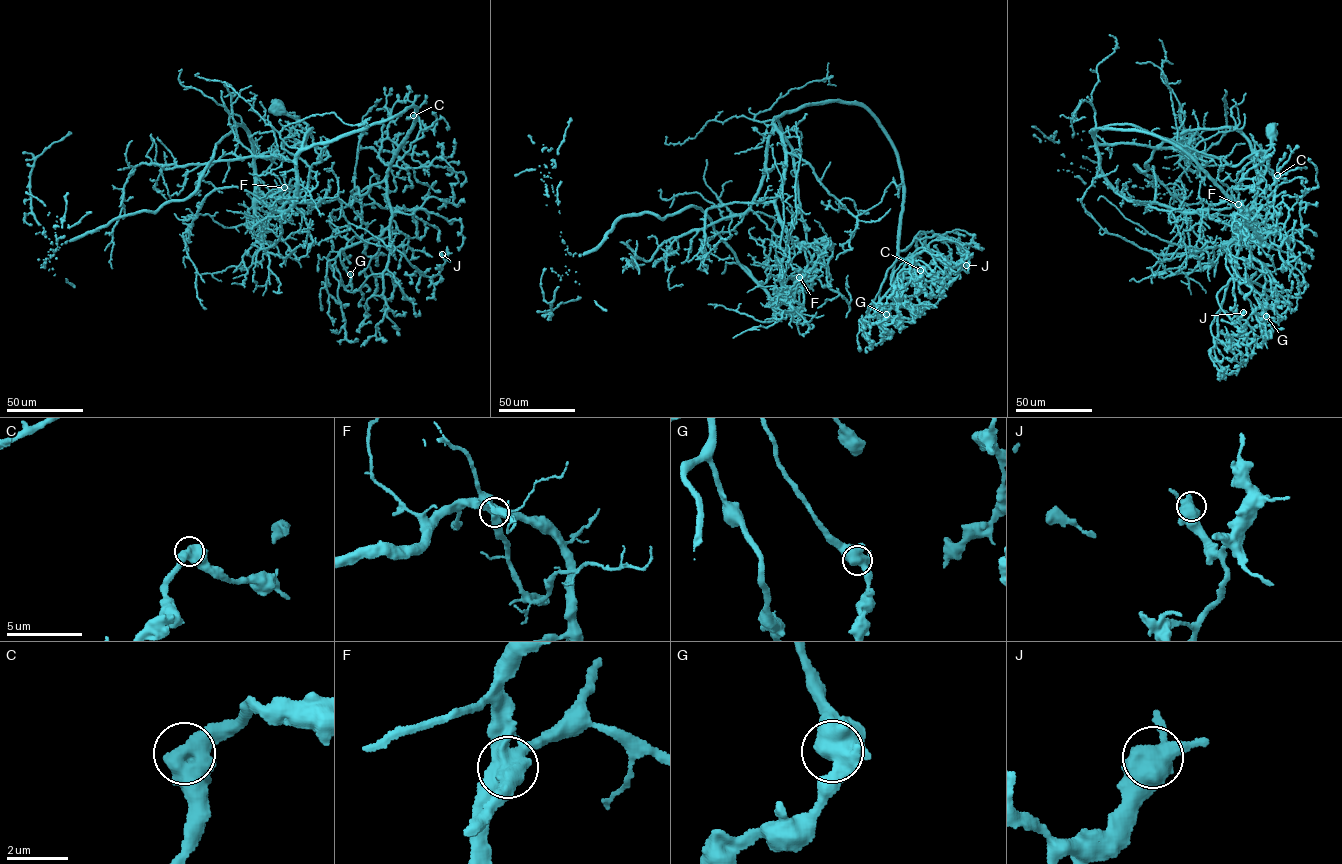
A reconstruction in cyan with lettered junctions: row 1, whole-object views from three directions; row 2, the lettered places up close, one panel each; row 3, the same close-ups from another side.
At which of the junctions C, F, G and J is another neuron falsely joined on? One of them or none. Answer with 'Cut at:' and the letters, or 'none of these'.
Cut at: F

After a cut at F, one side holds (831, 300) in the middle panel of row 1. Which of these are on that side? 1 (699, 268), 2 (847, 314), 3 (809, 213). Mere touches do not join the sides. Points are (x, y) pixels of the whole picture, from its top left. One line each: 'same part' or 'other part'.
1: same part
2: same part
3: other part

